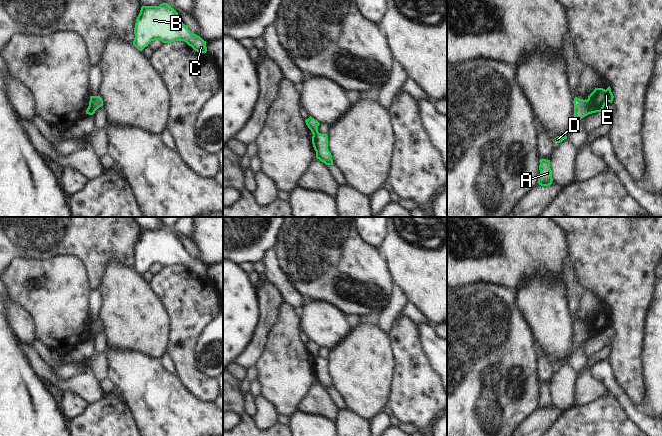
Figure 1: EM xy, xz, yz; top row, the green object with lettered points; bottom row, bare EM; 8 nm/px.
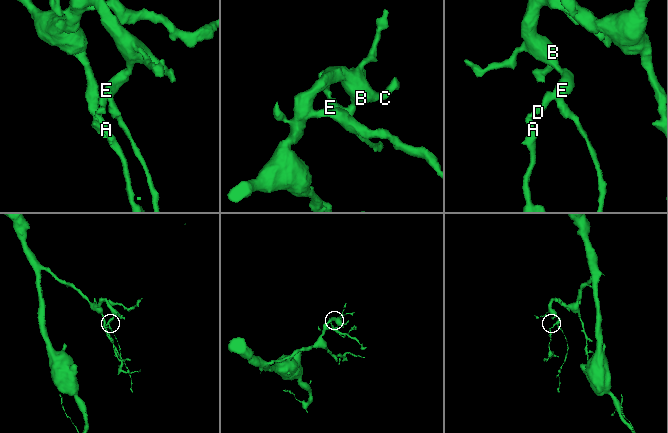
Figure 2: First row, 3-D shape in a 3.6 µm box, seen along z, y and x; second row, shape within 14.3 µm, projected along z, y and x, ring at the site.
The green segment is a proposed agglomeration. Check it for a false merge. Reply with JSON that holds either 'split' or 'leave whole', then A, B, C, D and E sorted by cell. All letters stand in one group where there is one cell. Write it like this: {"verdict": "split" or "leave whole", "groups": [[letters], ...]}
{"verdict": "split", "groups": [["A", "D"], ["B", "C", "E"]]}

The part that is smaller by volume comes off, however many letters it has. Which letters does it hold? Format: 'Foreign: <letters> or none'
Foreign: A, D

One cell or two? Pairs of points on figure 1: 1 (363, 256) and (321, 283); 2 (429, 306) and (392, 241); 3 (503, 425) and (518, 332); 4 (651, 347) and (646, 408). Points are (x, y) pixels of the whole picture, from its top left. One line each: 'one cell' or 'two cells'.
1: one cell
2: one cell
3: one cell
4: one cell

